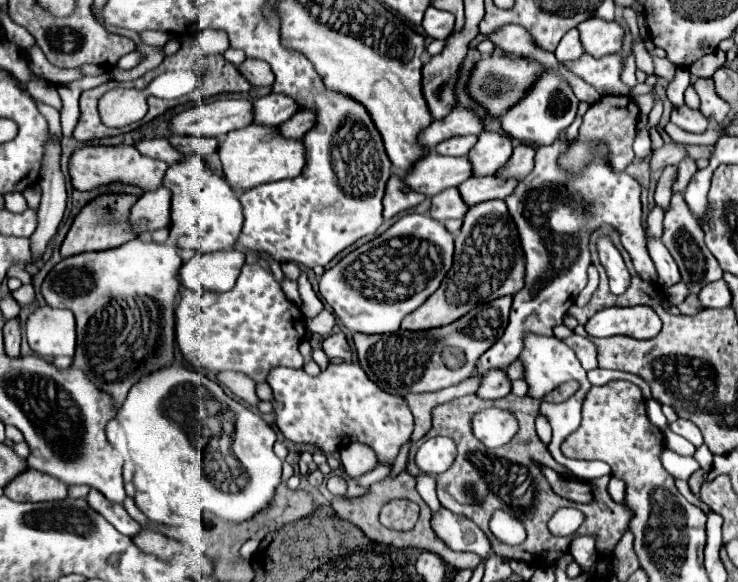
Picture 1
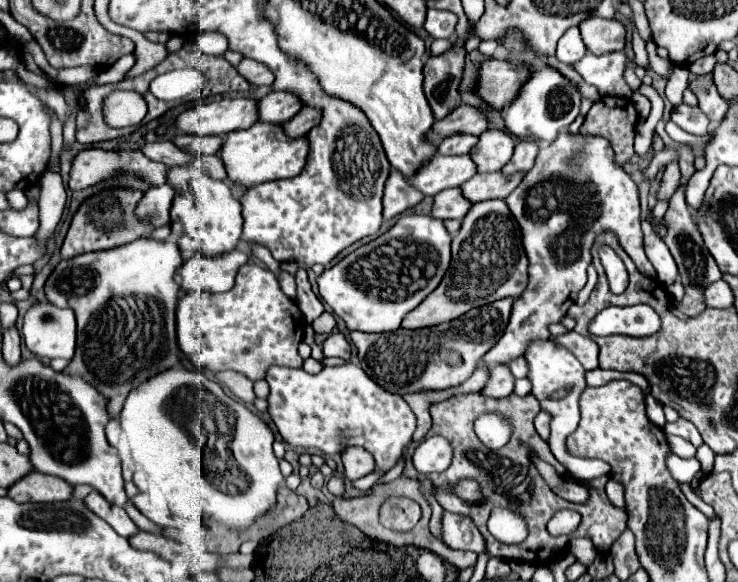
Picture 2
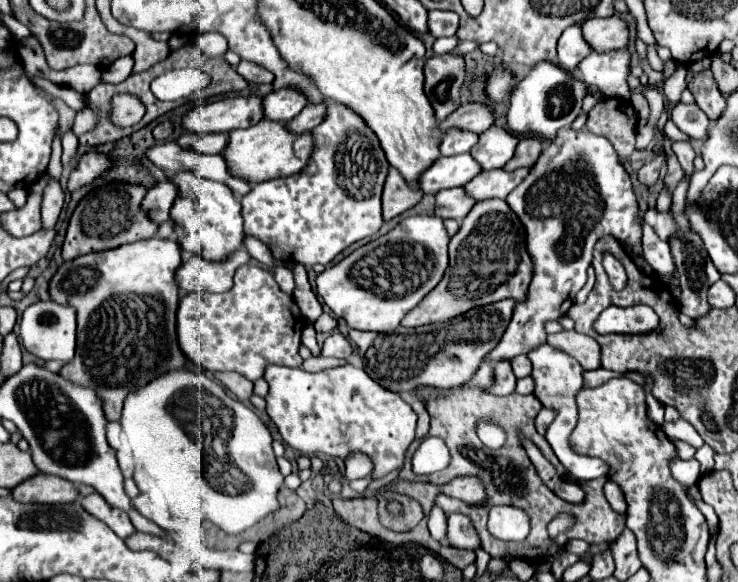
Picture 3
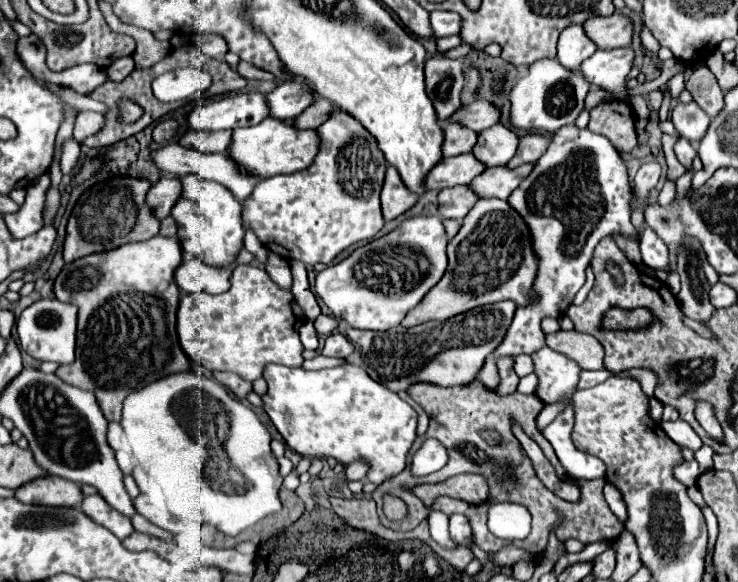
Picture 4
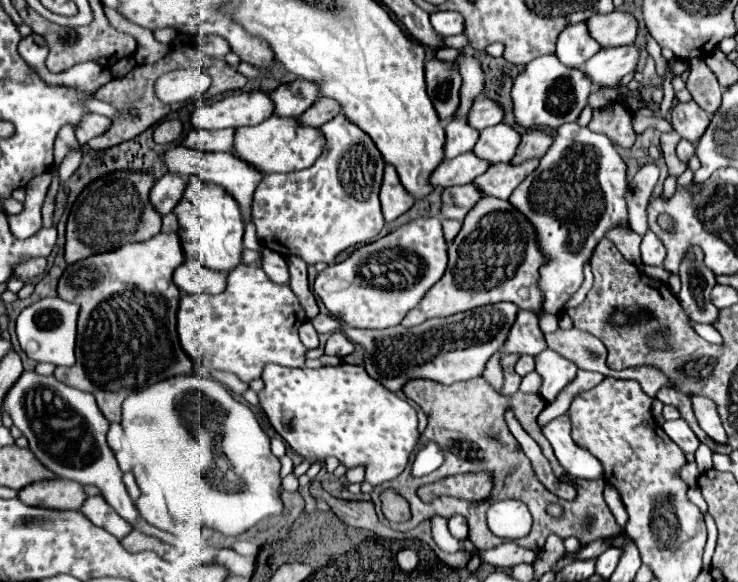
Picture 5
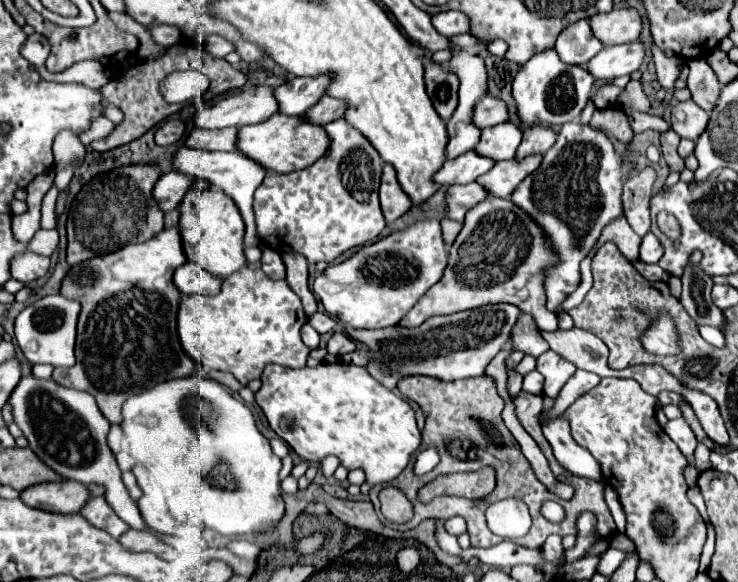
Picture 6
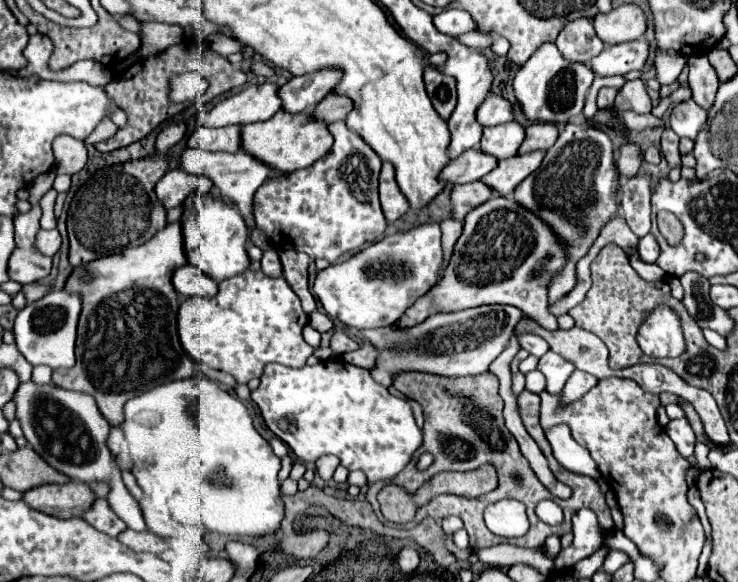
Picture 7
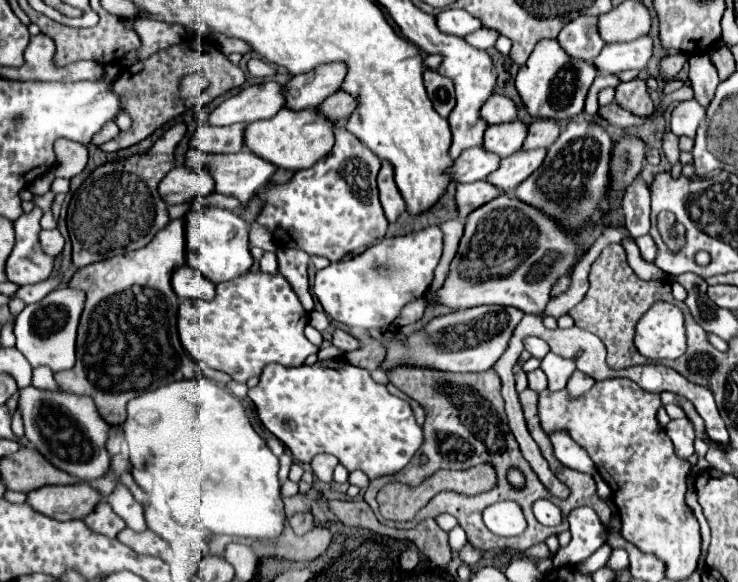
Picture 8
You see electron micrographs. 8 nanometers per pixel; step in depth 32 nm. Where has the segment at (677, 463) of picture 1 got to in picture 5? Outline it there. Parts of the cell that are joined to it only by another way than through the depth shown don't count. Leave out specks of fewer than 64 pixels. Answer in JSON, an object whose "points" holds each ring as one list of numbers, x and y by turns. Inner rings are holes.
{"points":[[686,462,686,464,678,470,678,476,680,476,688,486,696,486,698,476,700,476,700,472,698,472,698,468,696,468,696,462]]}

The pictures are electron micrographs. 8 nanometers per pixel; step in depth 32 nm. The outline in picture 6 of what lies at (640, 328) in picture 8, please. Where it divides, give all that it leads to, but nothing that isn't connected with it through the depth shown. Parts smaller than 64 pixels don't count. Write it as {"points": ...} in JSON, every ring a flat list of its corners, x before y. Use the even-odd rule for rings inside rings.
{"points":[[660,314,654,320,654,324,644,332,642,344,652,354,676,354,676,352,680,352,678,334,676,334,676,328,674,328,674,322,670,320,670,316]]}

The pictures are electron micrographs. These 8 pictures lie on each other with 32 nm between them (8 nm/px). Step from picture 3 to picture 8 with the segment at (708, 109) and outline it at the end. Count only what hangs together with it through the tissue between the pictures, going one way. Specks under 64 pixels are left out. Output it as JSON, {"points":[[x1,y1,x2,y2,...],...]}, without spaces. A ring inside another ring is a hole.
{"points":[[706,52,688,56,688,64,690,64,690,86,694,90,694,100,706,108,712,102,716,86,720,84,718,72,712,66,710,56]]}

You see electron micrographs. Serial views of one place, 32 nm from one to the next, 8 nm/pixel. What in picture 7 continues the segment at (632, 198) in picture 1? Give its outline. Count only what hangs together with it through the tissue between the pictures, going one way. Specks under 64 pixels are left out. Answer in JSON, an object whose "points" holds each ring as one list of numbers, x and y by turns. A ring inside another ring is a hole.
{"points":[[568,122,562,126,556,144,546,152,540,168,532,172,514,190,514,200,536,212,544,224,552,224,556,236,564,244,568,262,548,284,548,302,554,304,566,296,576,284,576,264,590,250,602,226,618,214,620,172,616,172,614,146,606,132,590,124],[532,332,518,334,518,344,520,344,520,348,524,348,528,354,532,354,532,356,536,356,536,358,540,358,542,354,546,354,546,352,550,350,548,342,542,340,540,336,532,334]]}

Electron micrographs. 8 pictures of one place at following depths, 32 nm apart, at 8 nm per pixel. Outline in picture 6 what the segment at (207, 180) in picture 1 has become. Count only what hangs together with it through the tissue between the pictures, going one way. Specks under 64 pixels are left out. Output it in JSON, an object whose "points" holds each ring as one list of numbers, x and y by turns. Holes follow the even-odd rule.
{"points":[[194,180,192,188,178,206,180,212,180,236,186,258,200,264,204,270,216,276,230,276,242,266,244,258,244,222,232,198,224,196,218,188,204,188,200,180]]}

